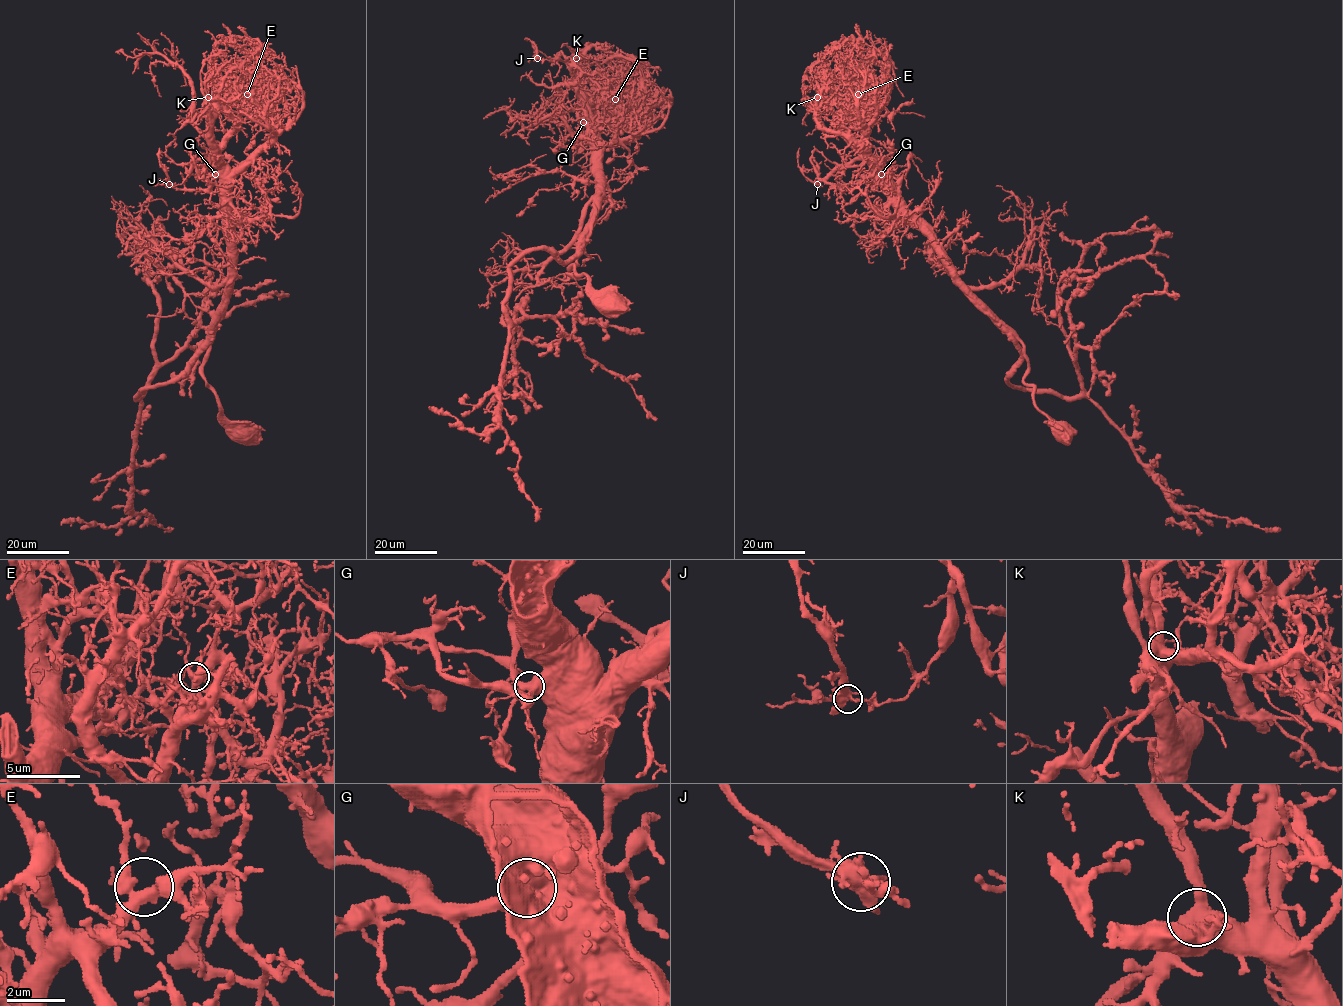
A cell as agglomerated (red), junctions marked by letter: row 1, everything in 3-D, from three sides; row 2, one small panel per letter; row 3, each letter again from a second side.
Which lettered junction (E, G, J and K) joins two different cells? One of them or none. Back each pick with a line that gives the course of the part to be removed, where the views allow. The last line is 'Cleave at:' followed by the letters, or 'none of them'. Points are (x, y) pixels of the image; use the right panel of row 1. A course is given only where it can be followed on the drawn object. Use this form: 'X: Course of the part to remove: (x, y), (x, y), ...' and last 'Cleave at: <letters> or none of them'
J: Course of the part to remove: (817, 184), (803, 174), (798, 164), (799, 148)
Cleave at: J

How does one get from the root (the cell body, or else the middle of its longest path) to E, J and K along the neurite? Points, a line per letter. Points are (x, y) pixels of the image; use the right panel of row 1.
E: (889, 189), (882, 186), (876, 164), (865, 150), (865, 132), (847, 111), (847, 105), (858, 94)
J: (889, 189), (882, 186), (878, 170), (861, 160), (840, 164), (818, 179), (812, 158), (820, 179), (817, 184)
K: (889, 189), (882, 186), (877, 168), (859, 150), (840, 116), (817, 97)

